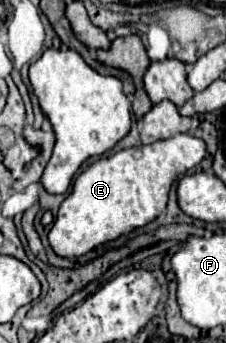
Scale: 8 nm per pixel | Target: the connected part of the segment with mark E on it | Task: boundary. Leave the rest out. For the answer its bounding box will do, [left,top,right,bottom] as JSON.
[48,134,204,258]

